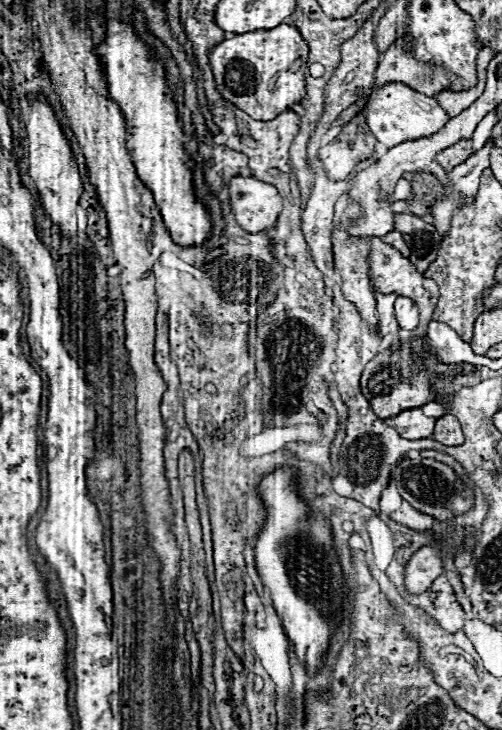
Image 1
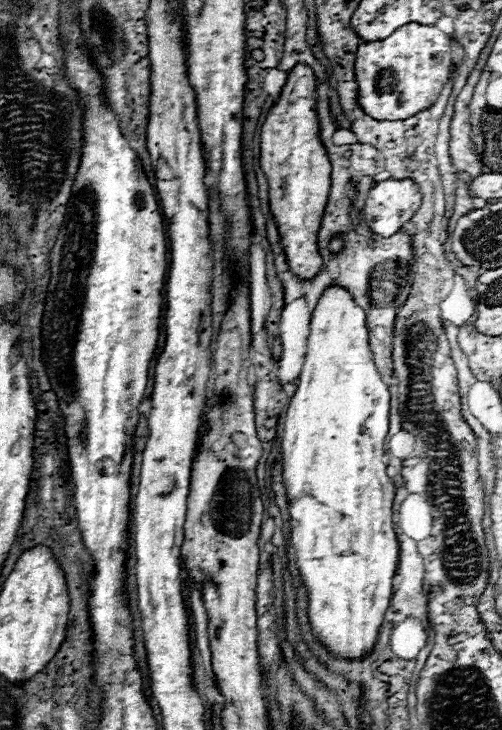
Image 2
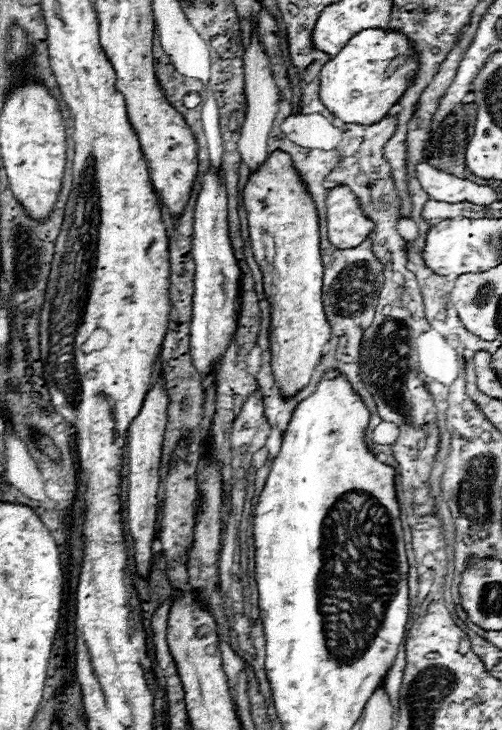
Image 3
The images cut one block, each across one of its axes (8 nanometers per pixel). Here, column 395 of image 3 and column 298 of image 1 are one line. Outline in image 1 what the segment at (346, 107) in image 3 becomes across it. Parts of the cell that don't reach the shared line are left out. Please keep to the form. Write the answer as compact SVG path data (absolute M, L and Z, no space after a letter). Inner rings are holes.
M280 24L274 30L258 30L246 34L234 34L224 42L216 44L210 52L210 66L216 78L218 92L230 100L236 108L246 112L254 120L274 120L280 112L292 110L306 96L306 64L308 64L308 44L300 32L290 24ZM302 56L302 66L298 70L292 64Z

